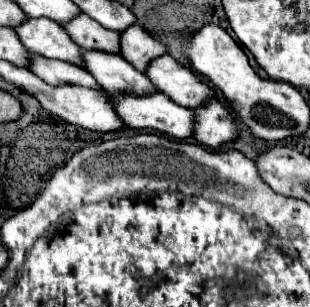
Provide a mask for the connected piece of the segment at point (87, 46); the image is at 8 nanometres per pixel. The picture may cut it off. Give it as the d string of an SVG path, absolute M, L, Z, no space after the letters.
M86 14L76 16L76 20L72 20L72 24L64 28L82 50L100 50L108 54L120 54L118 32L102 28L96 20L92 20Z

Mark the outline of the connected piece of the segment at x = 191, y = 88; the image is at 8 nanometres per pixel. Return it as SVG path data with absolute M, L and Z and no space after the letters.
M172 56L152 60L146 76L160 88L160 92L186 108L200 108L216 96L214 90L204 84L190 66L174 60Z

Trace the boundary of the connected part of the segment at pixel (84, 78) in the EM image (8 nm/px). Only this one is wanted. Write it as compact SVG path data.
M32 56L30 72L34 72L46 84L52 84L52 86L74 84L74 86L100 90L100 84L94 80L94 76L90 72L86 72L84 68L76 68L74 64L64 64L60 60L48 60L44 56Z

